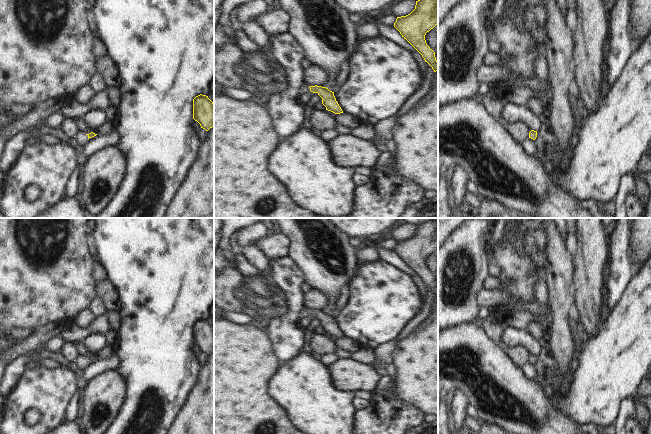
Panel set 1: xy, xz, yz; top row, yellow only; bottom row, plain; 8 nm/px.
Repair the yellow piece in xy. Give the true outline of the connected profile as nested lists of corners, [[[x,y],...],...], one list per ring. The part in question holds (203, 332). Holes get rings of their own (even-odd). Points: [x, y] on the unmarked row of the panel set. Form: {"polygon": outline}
{"polygon": [[[200,318],[193,323],[193,343],[206,355],[214,350],[214,327],[208,320]]]}

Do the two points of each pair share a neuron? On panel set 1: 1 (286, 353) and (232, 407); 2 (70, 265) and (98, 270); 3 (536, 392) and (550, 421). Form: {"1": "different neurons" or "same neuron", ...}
{"1": "different neurons", "2": "different neurons", "3": "same neuron"}

